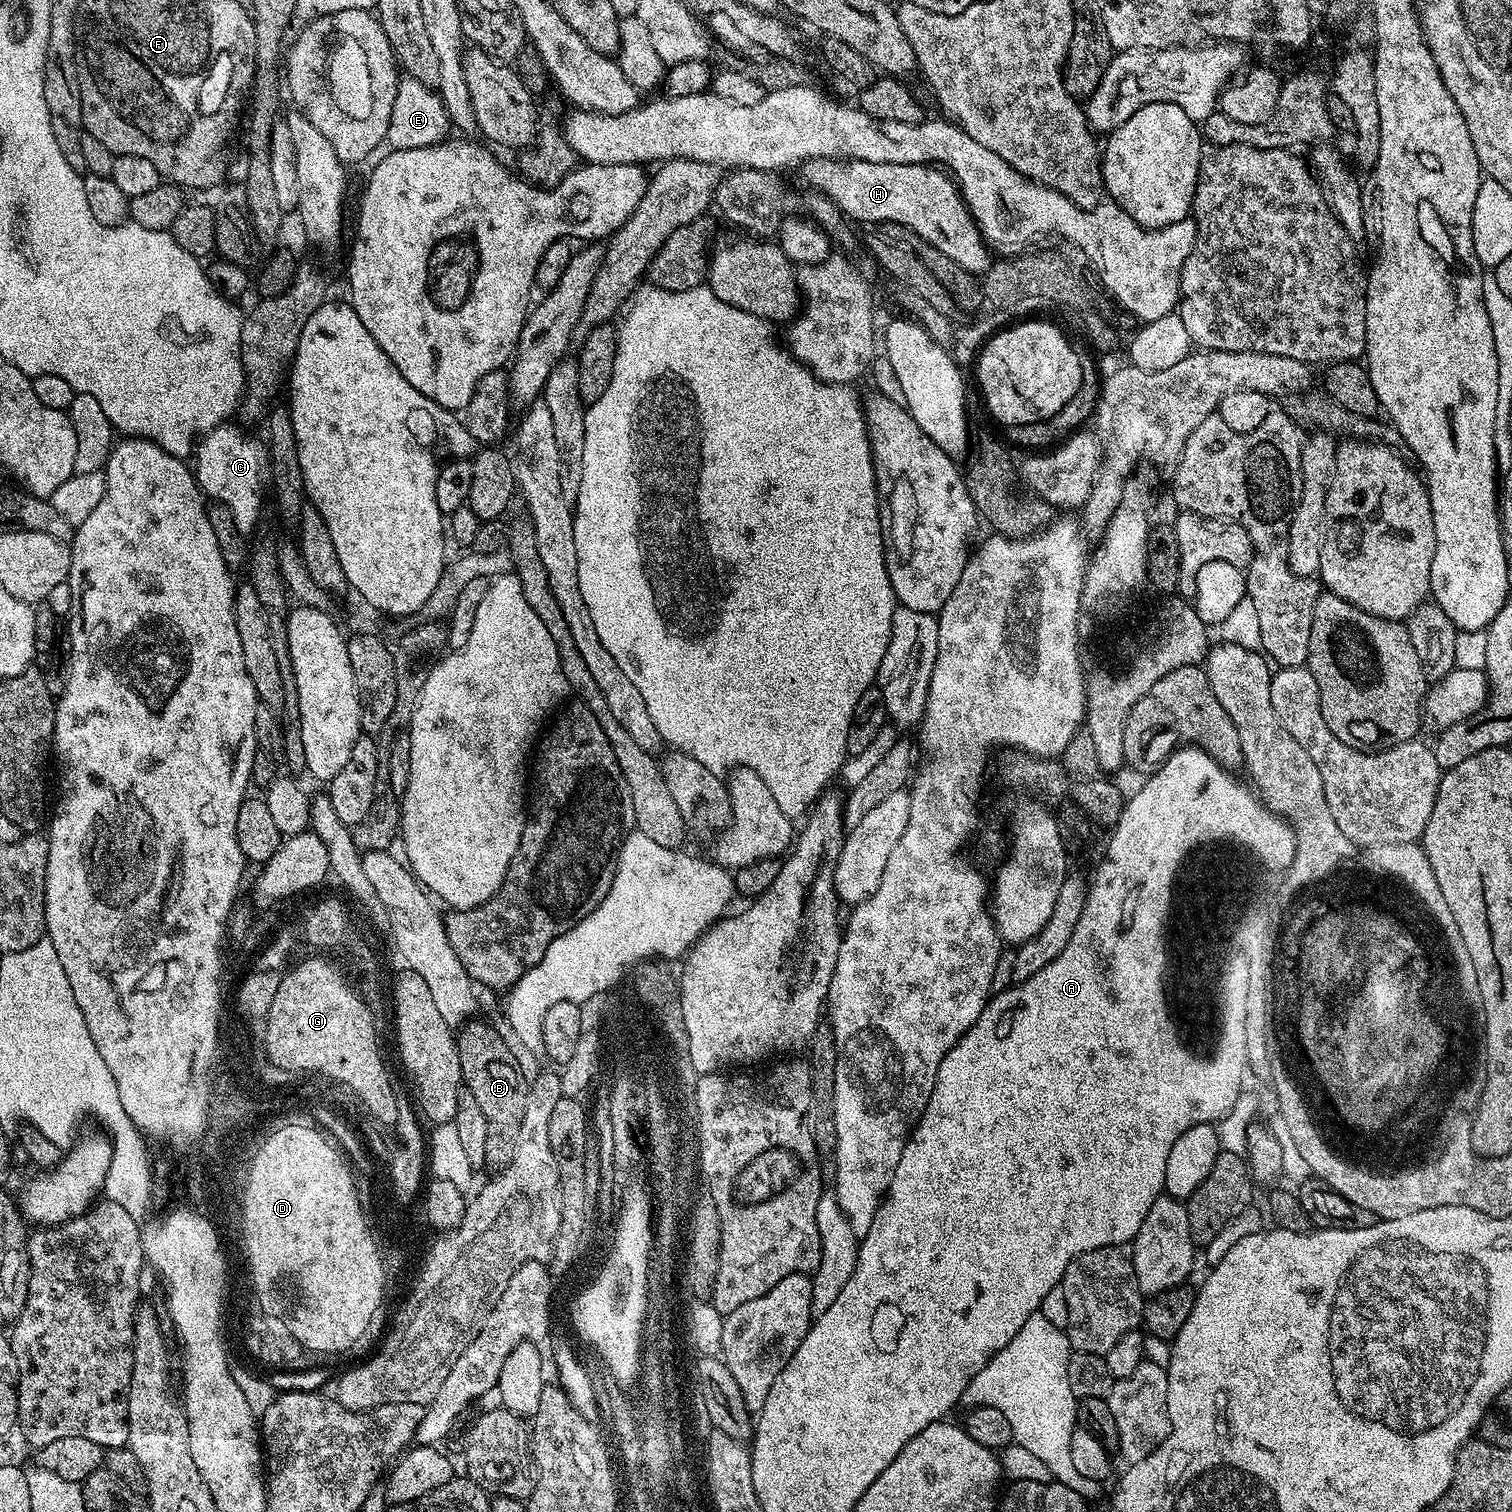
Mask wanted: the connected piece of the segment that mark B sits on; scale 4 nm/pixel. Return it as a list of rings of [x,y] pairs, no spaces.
[[[473,1018],[459,1025],[456,1032],[458,1062],[464,1075],[463,1087],[474,1094],[478,1106],[482,1106],[482,1115],[486,1118],[486,1158],[485,1165],[492,1170],[506,1167],[522,1130],[522,1116],[526,1114],[526,1098],[529,1081],[524,1080],[524,1072],[516,1061],[508,1044],[481,1018]]]

